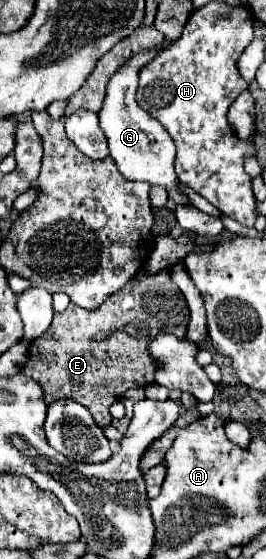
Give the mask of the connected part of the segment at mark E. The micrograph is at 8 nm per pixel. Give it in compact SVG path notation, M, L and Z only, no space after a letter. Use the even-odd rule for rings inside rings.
M170 269L150 275L140 271L98 309L86 311L72 303L64 313L56 313L48 331L30 343L30 361L20 373L42 385L48 405L58 399L80 401L90 409L98 427L104 429L112 423L108 409L116 399L128 389L146 387L154 381L154 365L148 355L150 339L162 331L182 339L188 317L188 305L172 281Z

